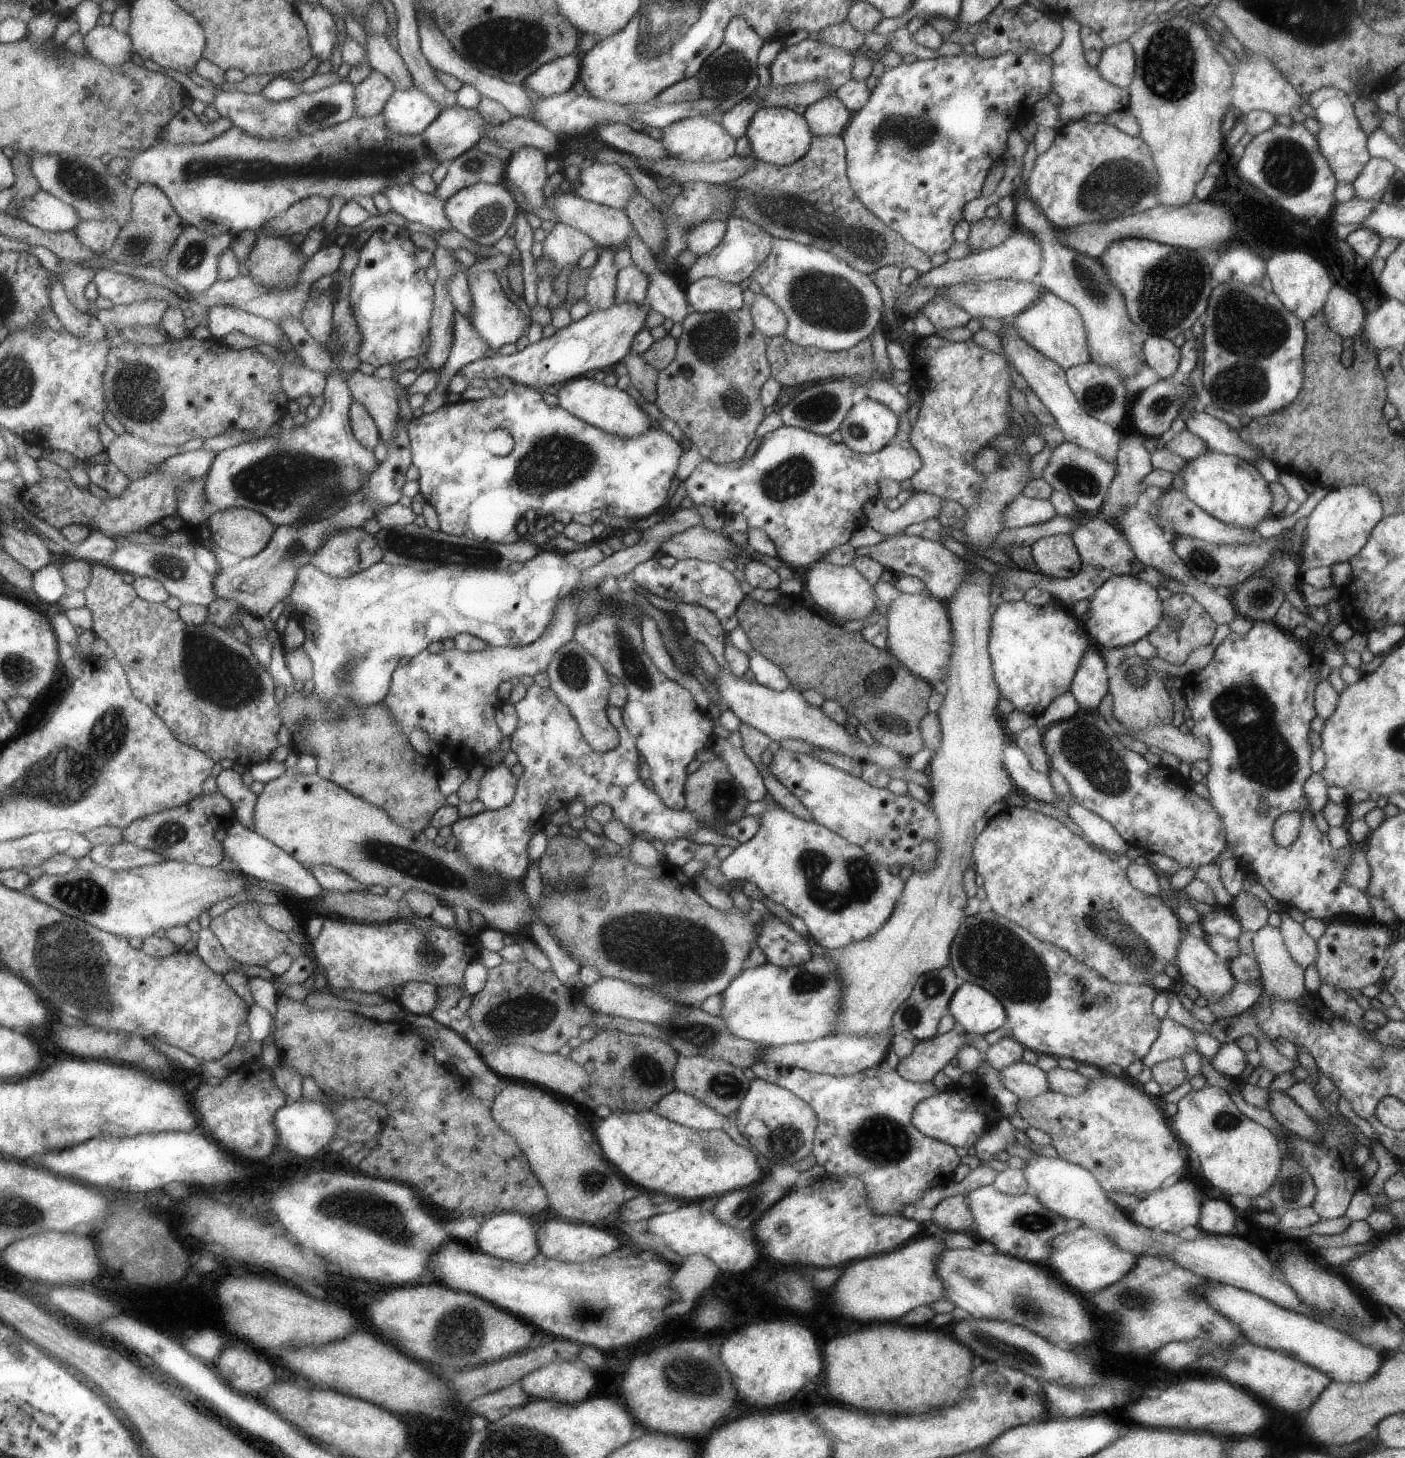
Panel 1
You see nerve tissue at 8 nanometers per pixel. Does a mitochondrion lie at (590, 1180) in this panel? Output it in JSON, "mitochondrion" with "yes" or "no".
{"mitochondrion":"yes"}

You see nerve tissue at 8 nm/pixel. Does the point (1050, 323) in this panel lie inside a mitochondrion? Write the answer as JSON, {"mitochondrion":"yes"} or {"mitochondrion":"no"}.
{"mitochondrion":"no"}

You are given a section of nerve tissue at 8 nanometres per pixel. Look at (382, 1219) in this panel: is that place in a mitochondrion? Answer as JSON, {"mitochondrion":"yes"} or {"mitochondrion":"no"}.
{"mitochondrion":"yes"}

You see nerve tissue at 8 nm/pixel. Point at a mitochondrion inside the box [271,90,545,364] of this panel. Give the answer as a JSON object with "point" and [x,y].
{"point":[321,112]}

